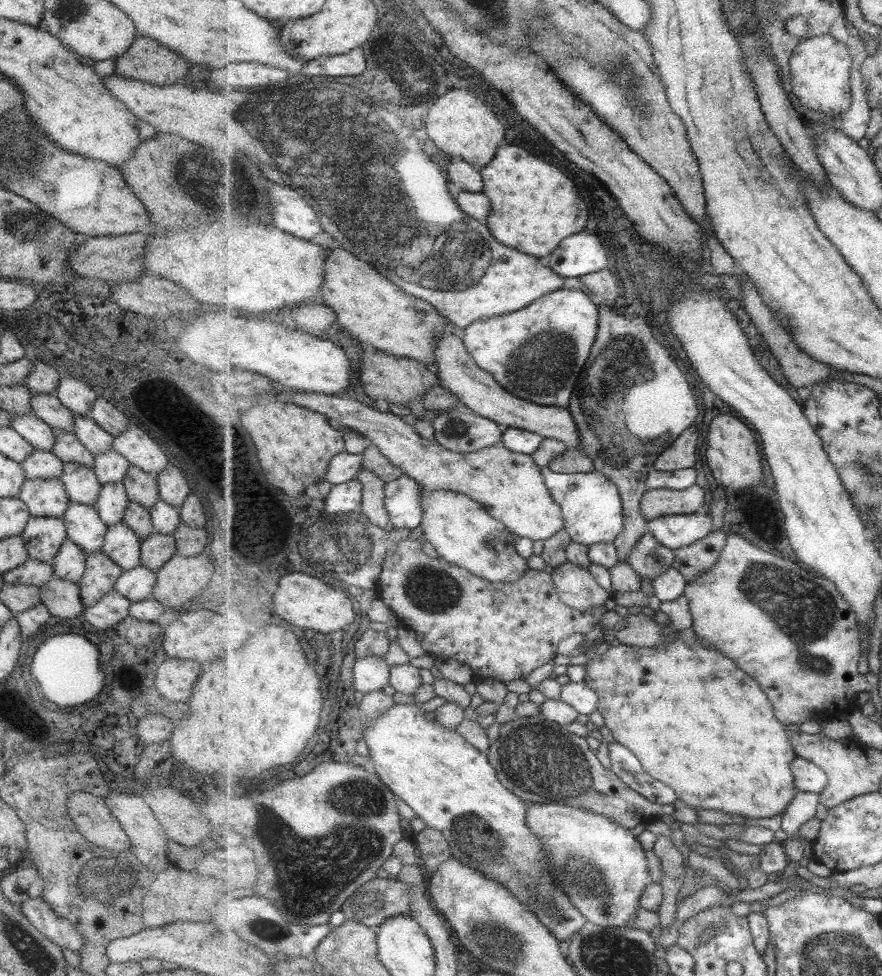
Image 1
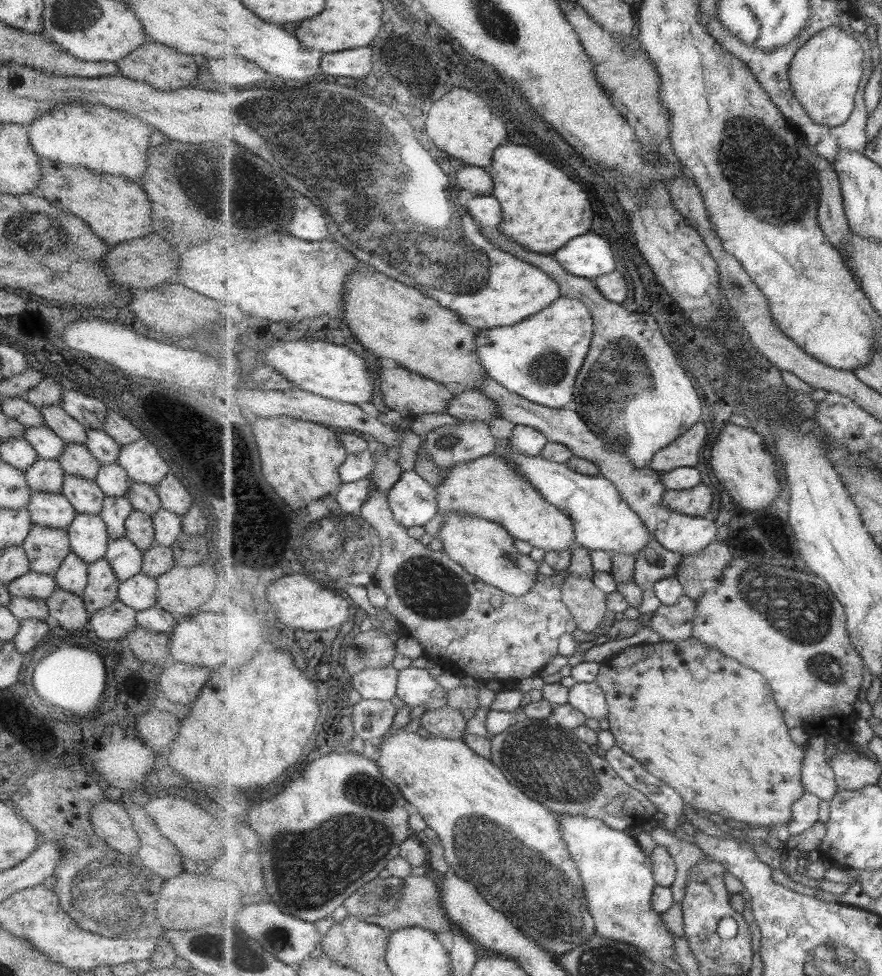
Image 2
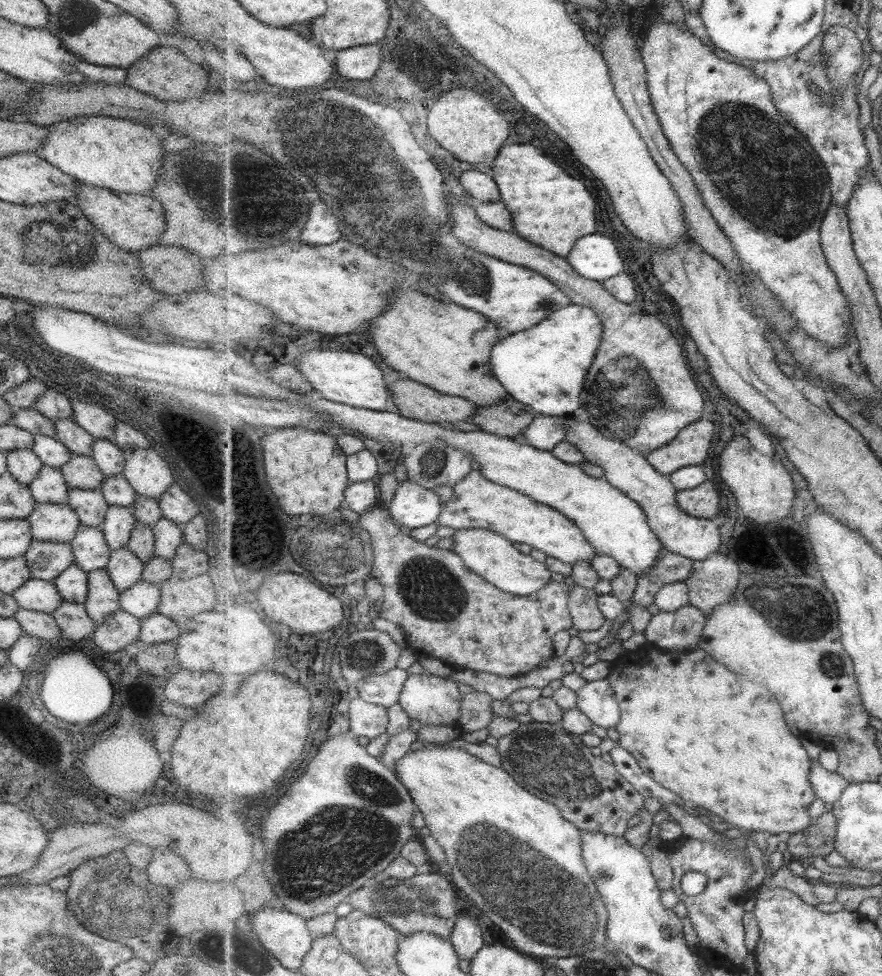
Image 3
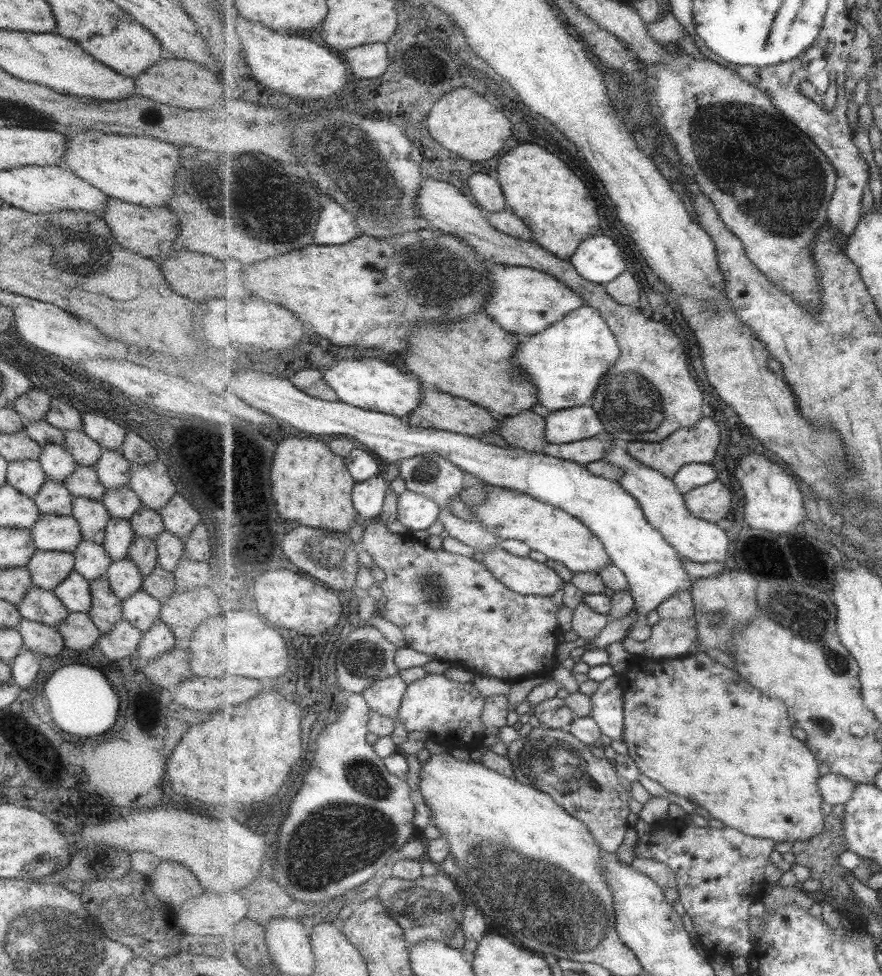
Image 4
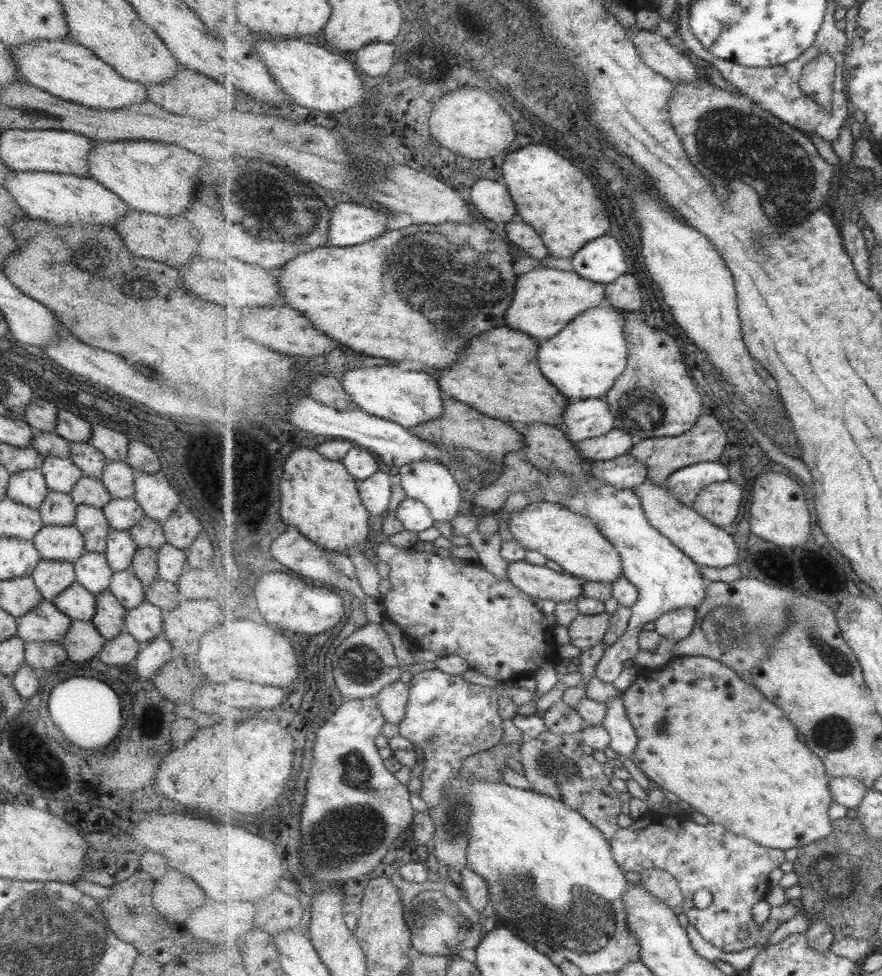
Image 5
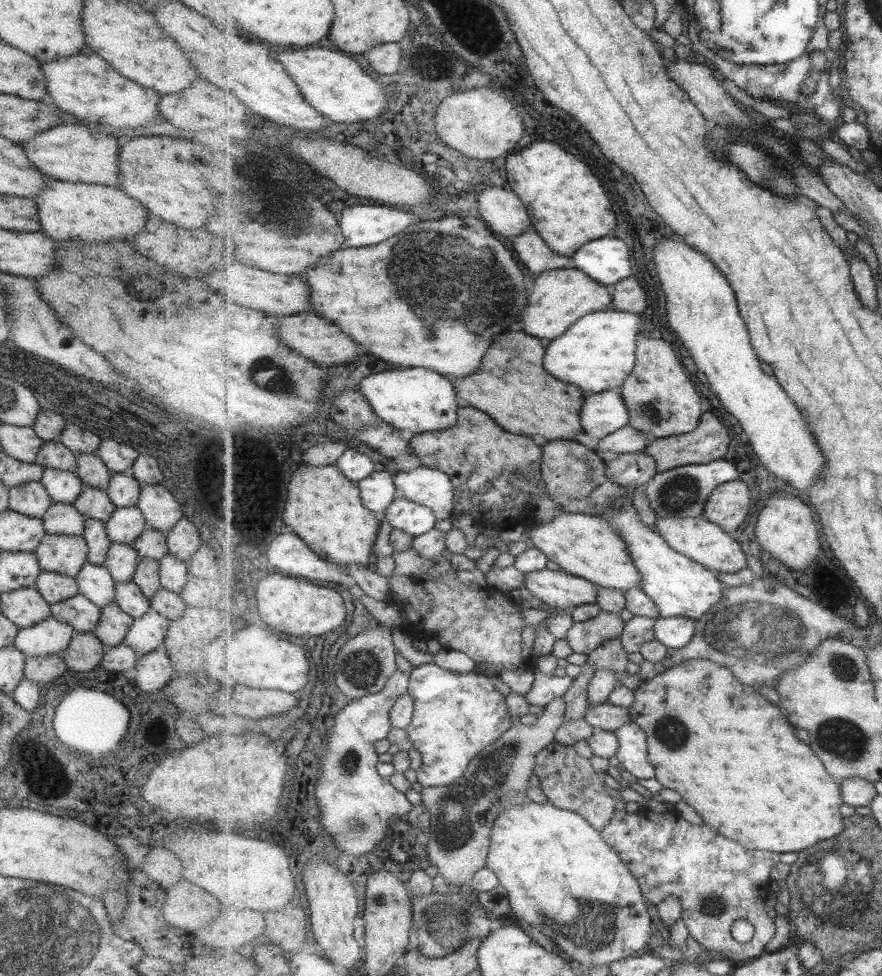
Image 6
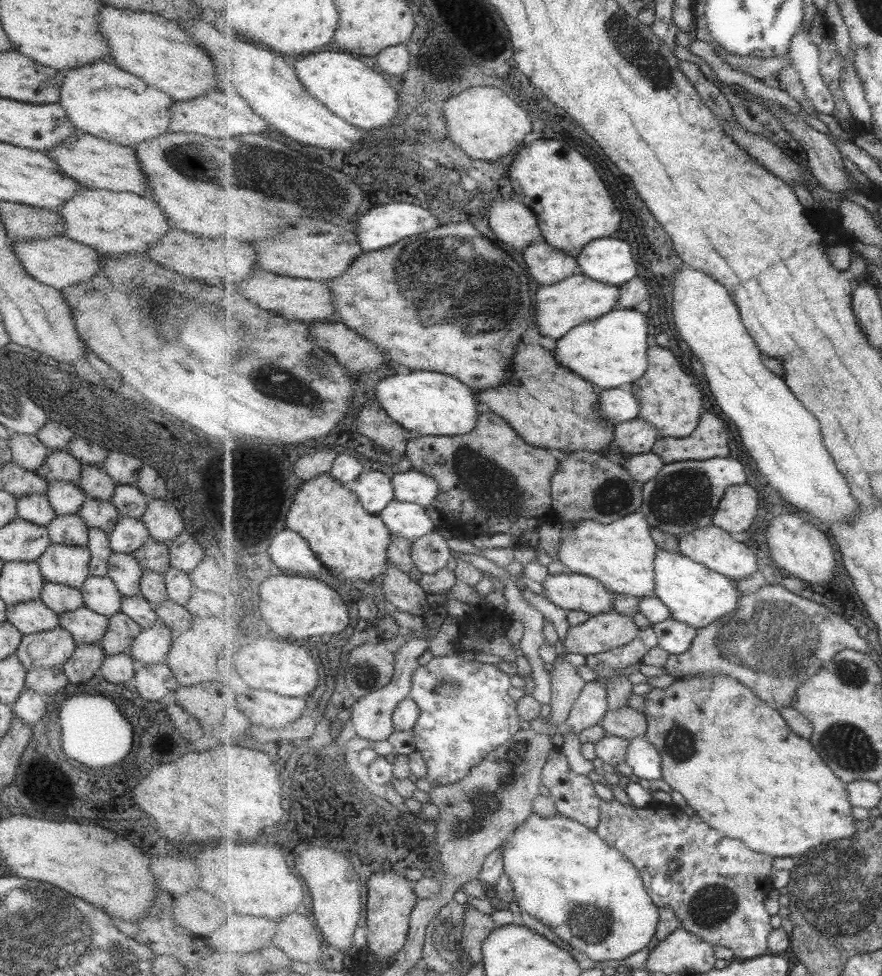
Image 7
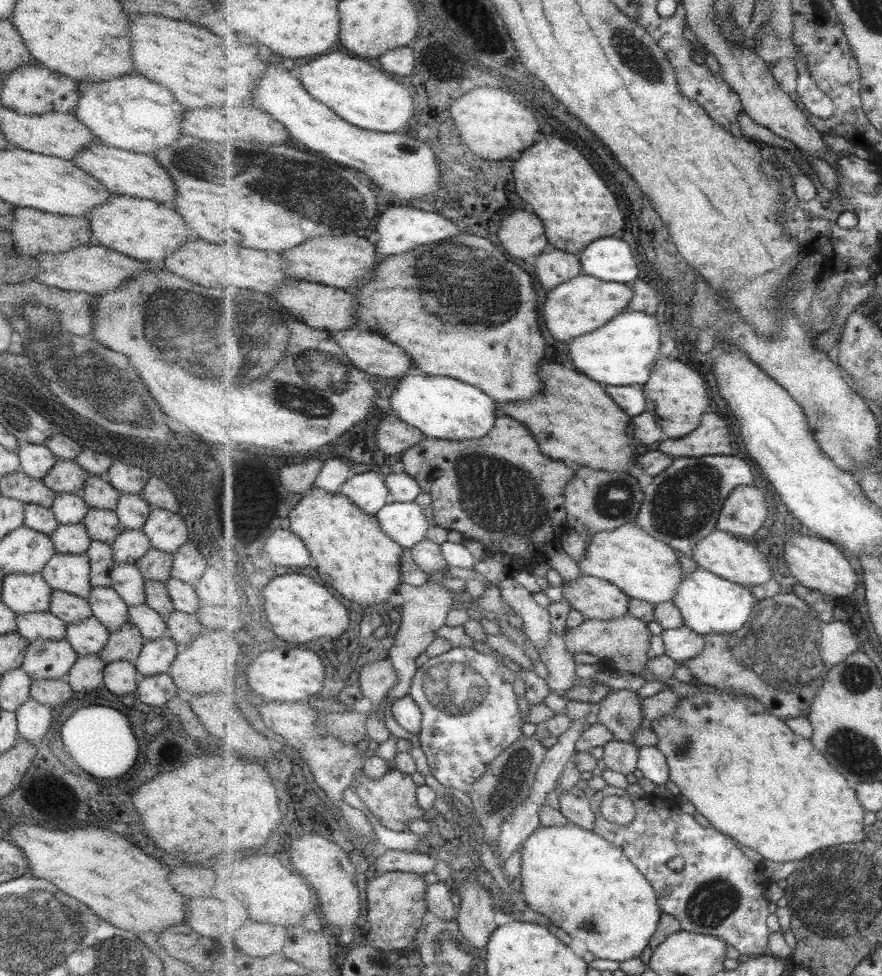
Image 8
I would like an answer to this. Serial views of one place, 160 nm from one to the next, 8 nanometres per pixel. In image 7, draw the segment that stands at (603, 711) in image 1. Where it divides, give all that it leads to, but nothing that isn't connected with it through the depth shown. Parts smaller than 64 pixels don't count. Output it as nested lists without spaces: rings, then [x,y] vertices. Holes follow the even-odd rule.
[[[697,674],[691,676],[691,679],[678,679],[669,688],[652,689],[644,695],[644,698],[644,713],[649,725],[646,736],[661,753],[663,780],[669,784],[672,790],[679,792],[685,798],[687,804],[697,810],[697,815],[701,816],[703,820],[707,820],[707,824],[711,824],[715,830],[721,830],[723,834],[731,838],[742,840],[755,852],[778,856],[779,858],[801,856],[801,854],[805,854],[805,852],[819,846],[819,844],[825,844],[825,842],[831,842],[831,840],[837,840],[837,838],[853,838],[856,835],[858,828],[856,820],[853,818],[854,804],[851,802],[847,784],[821,760],[815,746],[809,740],[797,736],[789,728],[789,724],[783,720],[783,716],[777,710],[773,710],[771,706],[767,706],[766,701],[754,689],[724,674],[721,676]]]

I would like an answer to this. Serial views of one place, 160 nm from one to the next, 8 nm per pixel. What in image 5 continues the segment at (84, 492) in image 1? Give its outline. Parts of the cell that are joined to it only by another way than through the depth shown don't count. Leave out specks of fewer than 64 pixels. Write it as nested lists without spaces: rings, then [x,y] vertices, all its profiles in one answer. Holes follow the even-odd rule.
[[[76,505],[75,528],[81,532],[84,550],[103,553],[106,549],[106,538],[111,530],[107,519],[99,508],[87,505]]]

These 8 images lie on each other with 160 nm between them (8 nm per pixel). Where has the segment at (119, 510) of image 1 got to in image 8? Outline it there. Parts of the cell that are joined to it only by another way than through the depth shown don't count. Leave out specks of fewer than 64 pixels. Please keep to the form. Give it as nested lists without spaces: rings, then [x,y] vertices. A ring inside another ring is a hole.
[[[135,563],[117,564],[109,573],[110,588],[121,598],[122,602],[129,607],[139,606],[145,603],[143,590],[143,576]]]

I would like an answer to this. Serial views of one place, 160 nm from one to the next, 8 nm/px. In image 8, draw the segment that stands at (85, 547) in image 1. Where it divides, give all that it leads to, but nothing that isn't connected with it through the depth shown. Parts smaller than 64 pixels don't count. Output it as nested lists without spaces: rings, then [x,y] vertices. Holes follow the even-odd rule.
[[[91,587],[86,602],[92,616],[109,632],[113,632],[116,628],[121,628],[122,624],[129,622],[128,607],[110,587]]]

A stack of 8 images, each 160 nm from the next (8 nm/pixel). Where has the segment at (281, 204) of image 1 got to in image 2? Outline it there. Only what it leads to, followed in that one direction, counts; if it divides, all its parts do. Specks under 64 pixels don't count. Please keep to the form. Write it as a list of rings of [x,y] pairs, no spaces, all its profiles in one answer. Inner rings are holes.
[[[303,208],[299,216],[294,218],[295,224],[291,224],[289,234],[299,237],[301,240],[317,242],[332,238],[327,218],[319,208]]]

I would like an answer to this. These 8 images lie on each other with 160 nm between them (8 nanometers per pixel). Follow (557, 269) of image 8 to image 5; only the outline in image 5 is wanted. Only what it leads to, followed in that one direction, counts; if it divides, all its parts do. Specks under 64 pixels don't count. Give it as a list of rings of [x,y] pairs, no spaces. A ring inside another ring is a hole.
[[[515,216],[509,224],[505,225],[509,242],[519,248],[528,257],[532,257],[540,263],[550,259],[550,252],[543,242],[543,238],[535,232],[533,226],[525,224],[521,216]]]

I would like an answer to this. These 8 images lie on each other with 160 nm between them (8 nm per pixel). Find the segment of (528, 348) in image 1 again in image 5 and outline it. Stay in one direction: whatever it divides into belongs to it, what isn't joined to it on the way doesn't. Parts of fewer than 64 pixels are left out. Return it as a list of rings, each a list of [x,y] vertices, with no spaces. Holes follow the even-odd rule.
[[[608,303],[586,310],[572,320],[559,336],[541,344],[542,373],[571,402],[604,398],[628,367],[630,348],[626,339],[629,329],[625,328],[626,323],[623,312]]]

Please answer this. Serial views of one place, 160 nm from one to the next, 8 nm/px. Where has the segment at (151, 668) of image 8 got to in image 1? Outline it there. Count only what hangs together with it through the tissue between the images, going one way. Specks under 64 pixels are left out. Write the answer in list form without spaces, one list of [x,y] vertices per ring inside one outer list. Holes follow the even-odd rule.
[[[138,564],[131,570],[123,570],[113,589],[130,603],[135,603],[151,597],[155,580],[155,572]]]

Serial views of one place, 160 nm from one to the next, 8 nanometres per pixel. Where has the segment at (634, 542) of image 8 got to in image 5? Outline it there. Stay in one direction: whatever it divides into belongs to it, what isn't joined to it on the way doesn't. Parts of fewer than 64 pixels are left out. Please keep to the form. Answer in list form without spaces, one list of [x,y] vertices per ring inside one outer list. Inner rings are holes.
[[[533,502],[519,513],[511,513],[508,528],[528,550],[539,551],[573,577],[593,582],[615,583],[624,577],[621,553],[590,518],[561,507],[559,503]]]

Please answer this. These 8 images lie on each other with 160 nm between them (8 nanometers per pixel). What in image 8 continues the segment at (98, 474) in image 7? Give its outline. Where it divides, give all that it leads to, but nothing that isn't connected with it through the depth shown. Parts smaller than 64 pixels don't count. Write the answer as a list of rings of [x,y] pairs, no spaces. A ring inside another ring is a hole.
[[[103,473],[99,476],[88,476],[80,494],[88,507],[114,511],[120,492],[107,482],[107,475]]]

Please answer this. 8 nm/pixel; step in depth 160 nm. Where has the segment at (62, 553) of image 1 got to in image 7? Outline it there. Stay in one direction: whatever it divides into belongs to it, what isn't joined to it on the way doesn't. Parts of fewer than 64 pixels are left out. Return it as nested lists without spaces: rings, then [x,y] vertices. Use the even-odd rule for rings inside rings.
[[[85,606],[59,613],[57,616],[59,627],[71,634],[76,646],[98,643],[107,630],[108,618],[92,612]]]

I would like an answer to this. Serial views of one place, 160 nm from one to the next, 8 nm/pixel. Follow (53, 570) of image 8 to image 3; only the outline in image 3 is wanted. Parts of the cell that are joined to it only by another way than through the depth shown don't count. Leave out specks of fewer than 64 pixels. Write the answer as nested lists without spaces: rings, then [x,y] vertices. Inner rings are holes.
[[[36,503],[26,518],[32,540],[69,543],[79,528],[80,520],[68,504]]]

